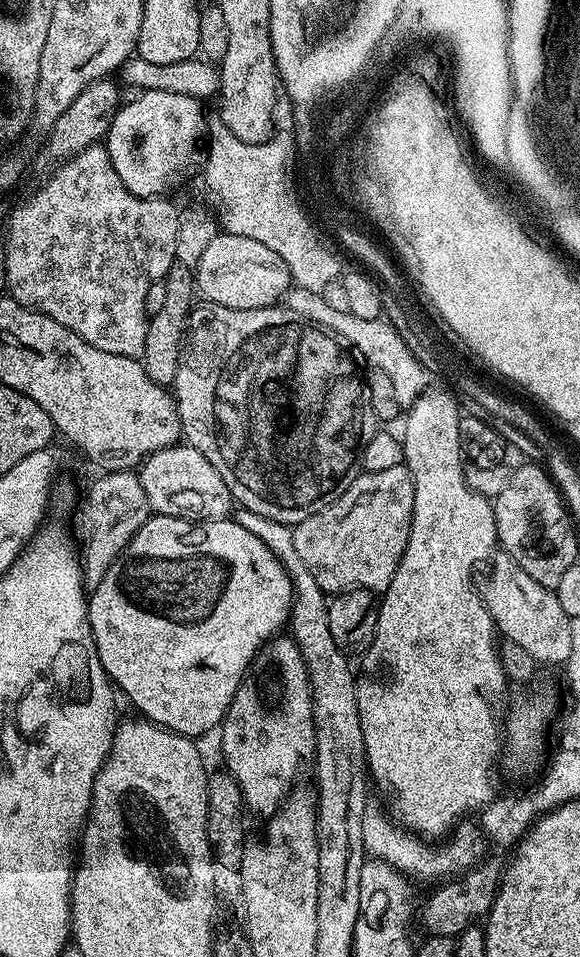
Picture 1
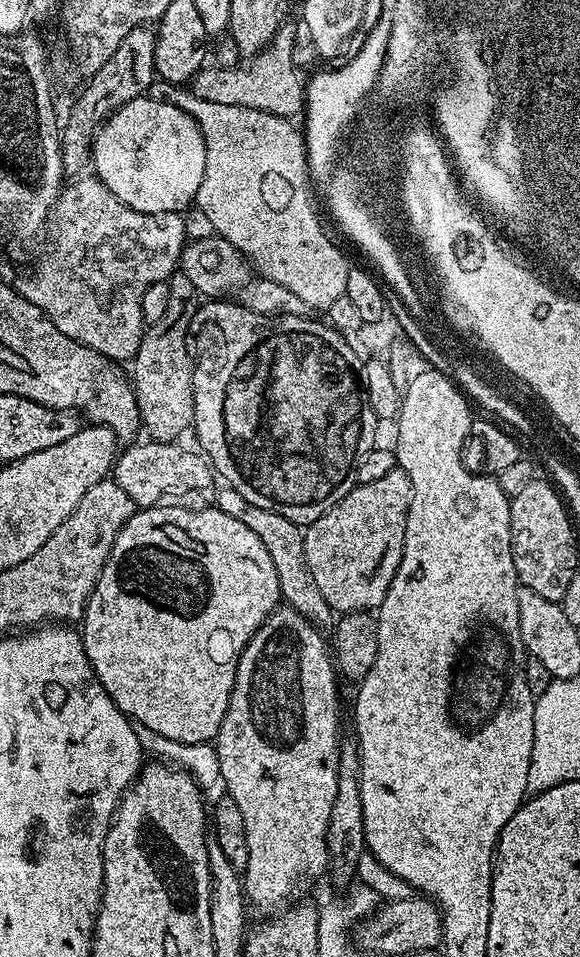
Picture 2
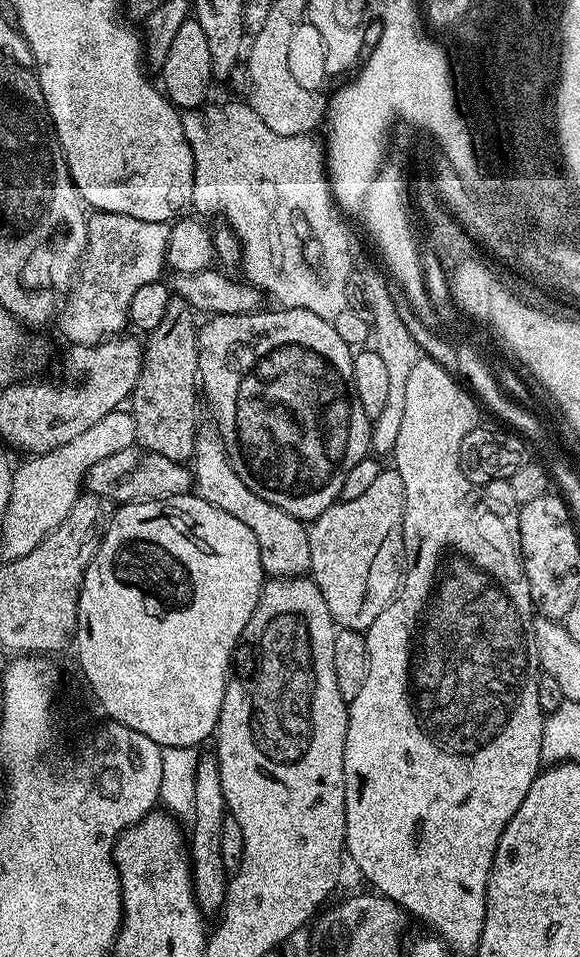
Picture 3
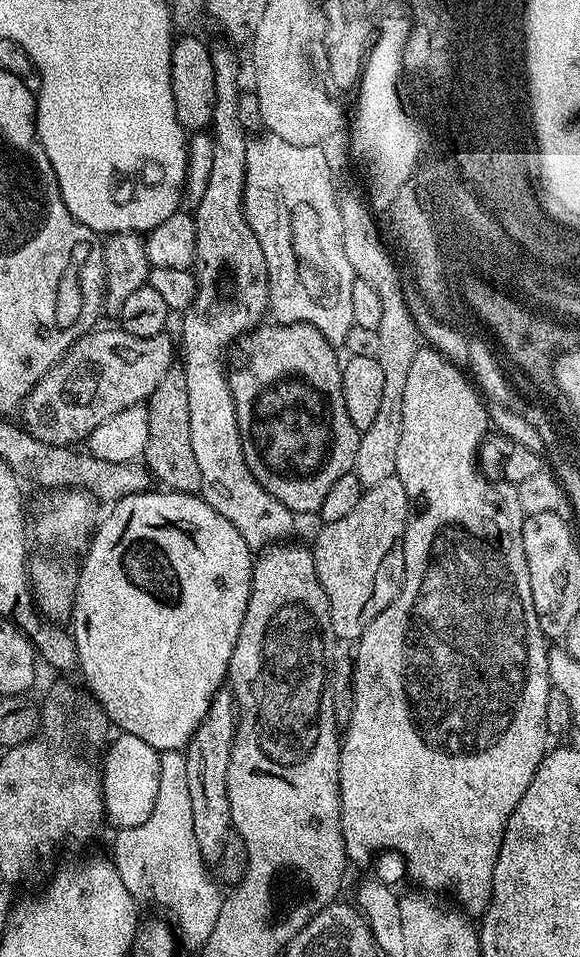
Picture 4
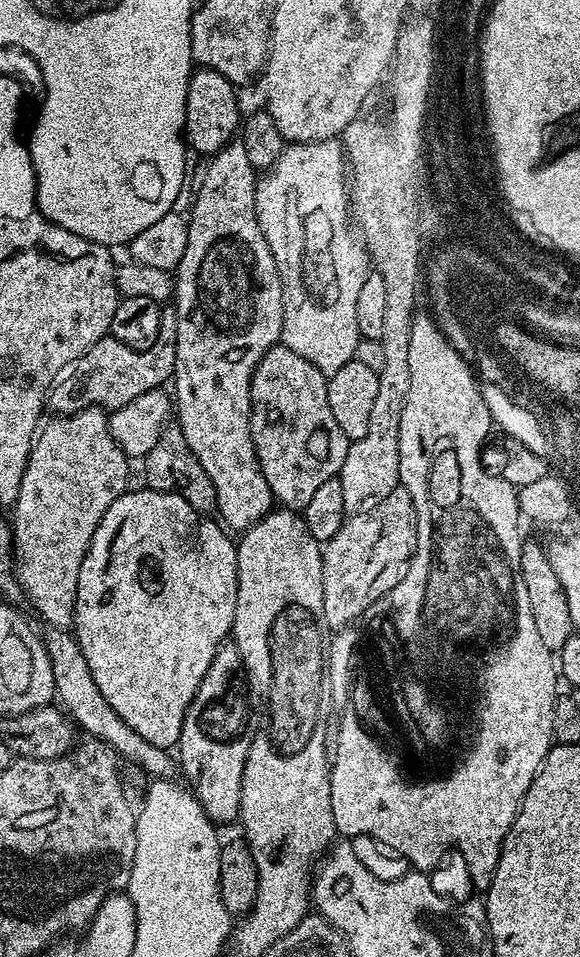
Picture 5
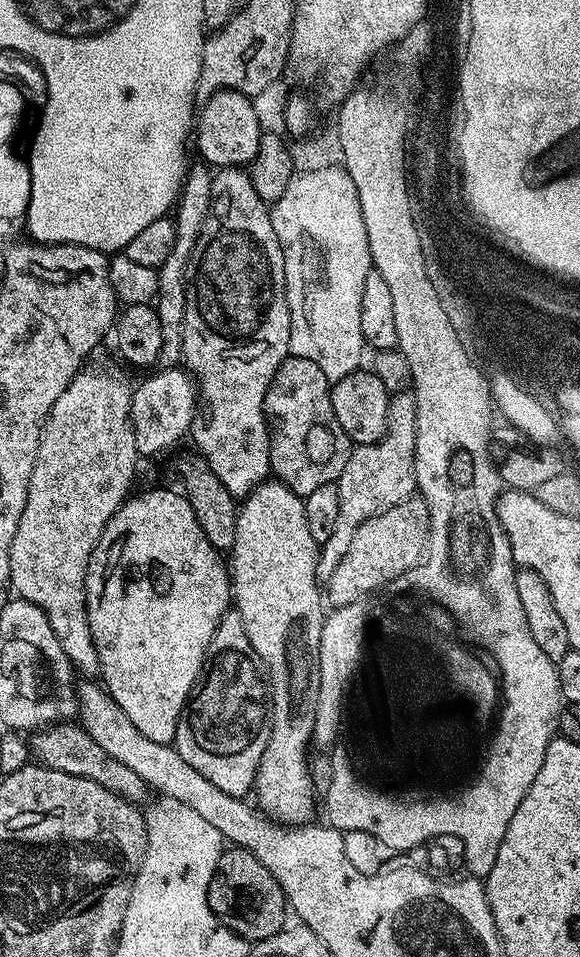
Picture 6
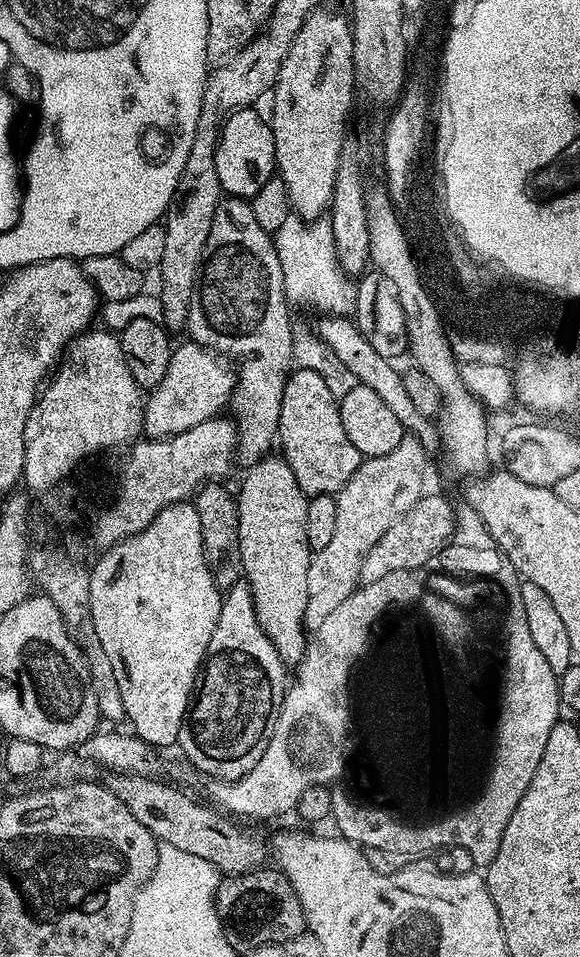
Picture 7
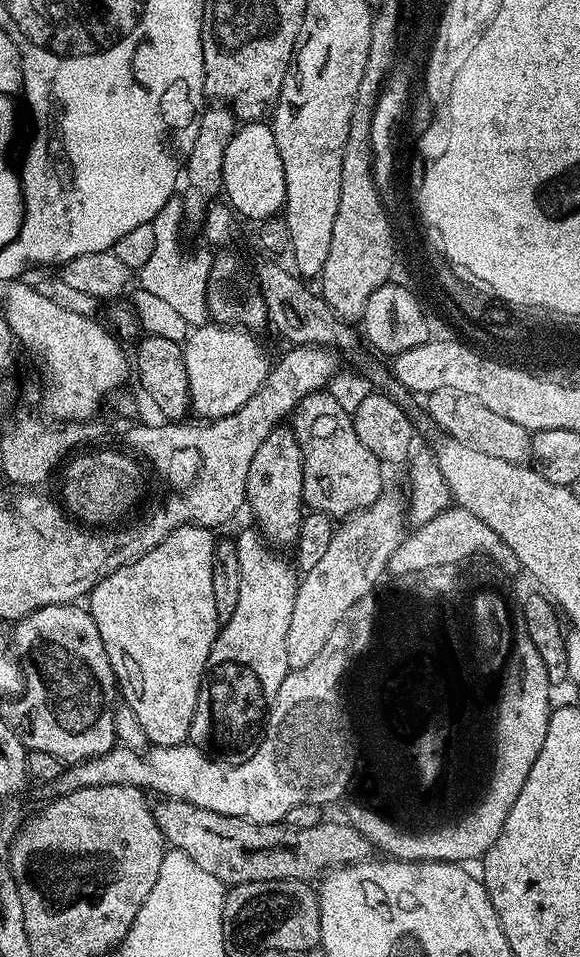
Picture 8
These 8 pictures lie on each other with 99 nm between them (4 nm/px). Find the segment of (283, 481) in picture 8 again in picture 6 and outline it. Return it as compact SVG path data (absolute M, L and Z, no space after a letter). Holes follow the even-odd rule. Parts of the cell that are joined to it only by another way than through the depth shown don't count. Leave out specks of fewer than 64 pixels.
M269 478L258 485L249 496L243 497L236 513L234 546L230 553L232 600L234 610L242 618L242 626L246 626L246 638L250 638L250 646L254 646L258 658L262 658L264 670L268 674L272 726L266 750L256 771L254 797L256 796L255 803L264 815L289 826L309 823L313 819L312 807L318 804L309 772L308 743L311 745L314 740L312 731L316 725L318 707L314 665L317 663L316 649L320 646L326 615L326 608L322 603L322 584L316 578L319 557L320 545L314 542L310 526L306 526L303 499L294 494L294 490L290 490L275 478Z

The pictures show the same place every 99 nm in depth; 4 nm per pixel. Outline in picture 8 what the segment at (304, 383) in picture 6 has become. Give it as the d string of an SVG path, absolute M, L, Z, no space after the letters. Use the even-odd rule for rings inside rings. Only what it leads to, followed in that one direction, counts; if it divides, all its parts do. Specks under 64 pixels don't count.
M326 390L300 400L290 417L290 427L304 455L302 490L304 503L311 511L333 518L347 518L354 512L369 508L385 491L385 469L380 459L362 446L352 425L351 415L342 410L342 406L338 406L338 402L334 402Z

